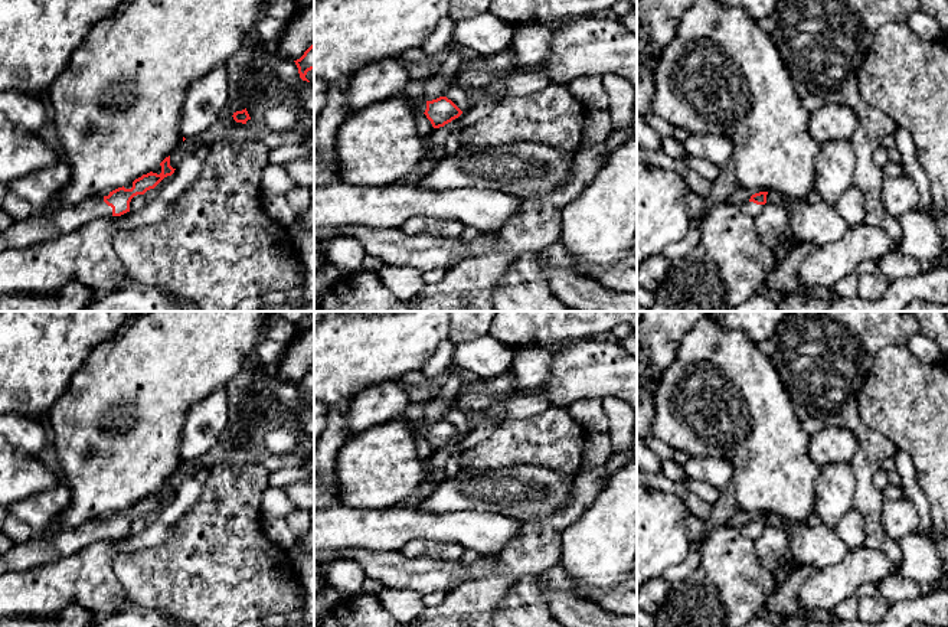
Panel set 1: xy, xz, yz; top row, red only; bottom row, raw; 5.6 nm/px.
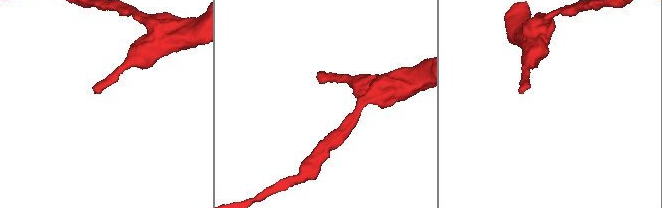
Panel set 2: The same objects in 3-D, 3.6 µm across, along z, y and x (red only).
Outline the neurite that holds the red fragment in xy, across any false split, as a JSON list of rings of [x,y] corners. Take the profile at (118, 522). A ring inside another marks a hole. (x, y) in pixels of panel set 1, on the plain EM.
[[[170,479],[161,486],[161,496],[147,496],[133,504],[131,512],[118,510],[108,519],[94,519],[73,529],[56,535],[35,536],[33,539],[14,545],[6,555],[0,556],[0,574],[26,571],[72,555],[95,542],[105,539],[121,539],[130,535],[130,525],[137,517],[154,512],[164,500],[171,499],[176,492],[170,489]]]

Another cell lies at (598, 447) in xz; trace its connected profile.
[[[588,430],[583,443],[582,468],[591,470],[608,461],[614,453],[614,445],[609,432]]]

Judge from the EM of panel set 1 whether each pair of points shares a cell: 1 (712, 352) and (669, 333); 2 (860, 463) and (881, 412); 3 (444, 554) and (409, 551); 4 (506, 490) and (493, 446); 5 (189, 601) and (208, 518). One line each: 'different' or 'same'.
1: different
2: different
3: same
4: different
5: same

